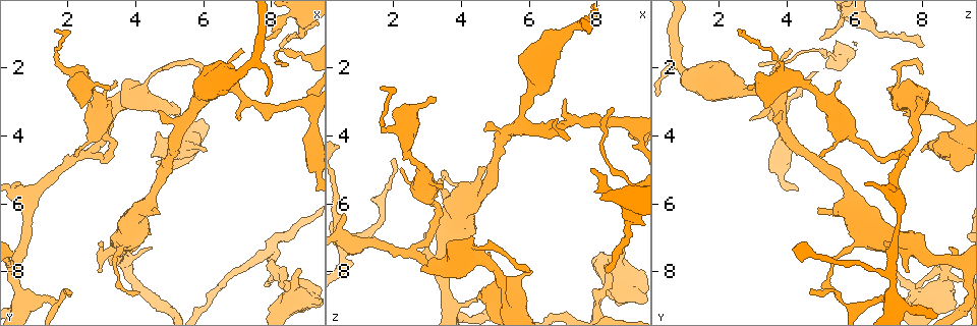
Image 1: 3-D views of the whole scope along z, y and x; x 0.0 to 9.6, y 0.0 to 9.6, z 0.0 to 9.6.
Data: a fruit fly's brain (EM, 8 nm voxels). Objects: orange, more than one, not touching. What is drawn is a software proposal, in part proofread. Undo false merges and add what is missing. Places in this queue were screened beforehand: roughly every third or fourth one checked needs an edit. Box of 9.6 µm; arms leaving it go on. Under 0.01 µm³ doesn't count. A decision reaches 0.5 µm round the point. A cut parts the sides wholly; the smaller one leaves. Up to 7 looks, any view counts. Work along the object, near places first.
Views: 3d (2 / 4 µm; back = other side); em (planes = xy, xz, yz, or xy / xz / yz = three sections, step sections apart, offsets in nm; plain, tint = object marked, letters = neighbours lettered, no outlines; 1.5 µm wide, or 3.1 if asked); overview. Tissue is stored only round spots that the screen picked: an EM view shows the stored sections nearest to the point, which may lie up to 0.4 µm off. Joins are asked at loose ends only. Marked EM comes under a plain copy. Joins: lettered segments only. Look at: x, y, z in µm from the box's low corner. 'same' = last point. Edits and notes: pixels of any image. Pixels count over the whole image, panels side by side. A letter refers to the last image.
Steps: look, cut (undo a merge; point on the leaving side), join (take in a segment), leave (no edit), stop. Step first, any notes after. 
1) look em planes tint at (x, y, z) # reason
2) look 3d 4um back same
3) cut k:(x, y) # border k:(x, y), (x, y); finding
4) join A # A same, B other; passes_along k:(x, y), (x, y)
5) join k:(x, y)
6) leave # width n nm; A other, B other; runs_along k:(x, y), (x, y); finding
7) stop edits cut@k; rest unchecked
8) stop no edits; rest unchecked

look em planes letters at (1.65, 0.90, 2.50) # free end

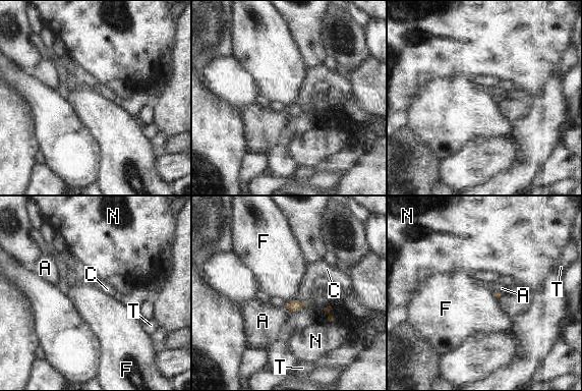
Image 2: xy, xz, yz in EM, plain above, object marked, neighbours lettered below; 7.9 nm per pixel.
leave # A other, C other, F other, N other, T other; none of them fits

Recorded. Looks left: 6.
look em planes letters at (7.35, 3.00, 3.60) # arms part here

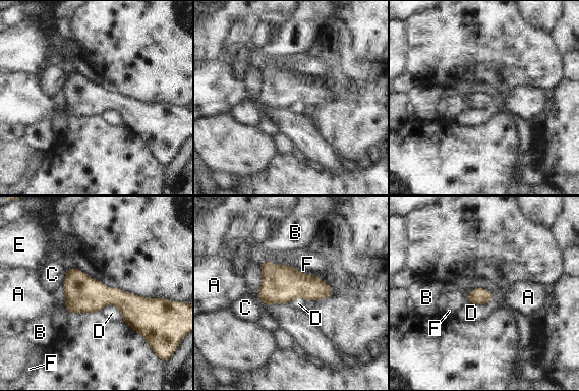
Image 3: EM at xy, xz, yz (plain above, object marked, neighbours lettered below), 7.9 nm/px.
leave # A other, B other, C other, D other, E other, F other; runs_along 3:(68, 271), (93, 295), (156, 302); one neuron here

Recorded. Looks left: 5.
look em xy step 8 tint at (8.85, 7.95, 7.05) # free end

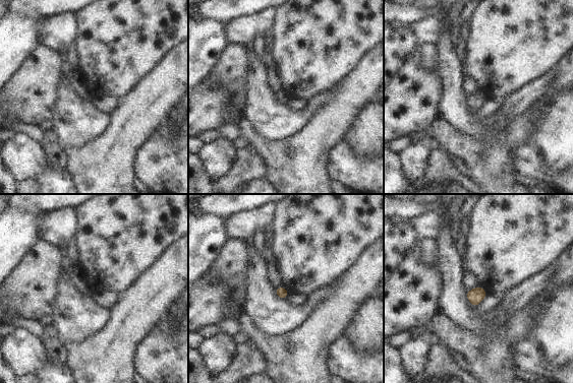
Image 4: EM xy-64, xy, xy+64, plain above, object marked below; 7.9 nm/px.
look em planes letters same # cut it another way

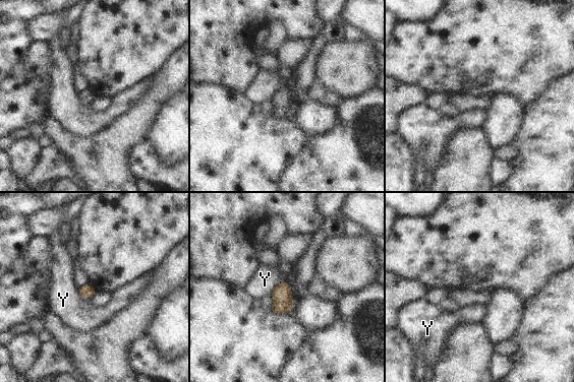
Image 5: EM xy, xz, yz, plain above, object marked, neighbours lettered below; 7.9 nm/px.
leave # Y other; border 5:(286, 279), (282, 280), (270, 296); none of them fits

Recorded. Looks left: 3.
stop no edits; rest unchecked

